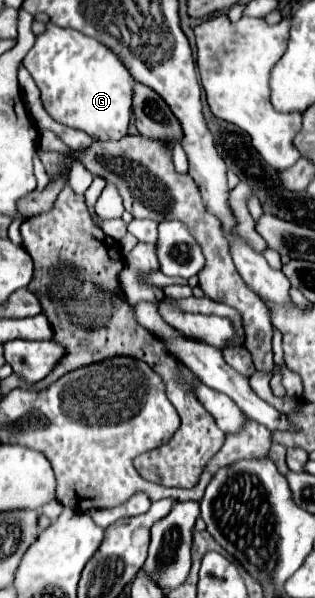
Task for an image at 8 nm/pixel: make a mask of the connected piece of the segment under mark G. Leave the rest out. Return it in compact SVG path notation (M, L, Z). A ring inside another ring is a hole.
M48 24L46 32L36 38L36 44L32 46L32 50L26 54L26 58L22 62L42 92L42 102L44 102L46 112L56 122L66 124L76 130L84 130L94 140L116 140L116 138L126 136L126 130L130 124L134 80L132 80L130 72L126 70L126 66L122 66L120 58L116 58L96 38L80 34L78 30Z

